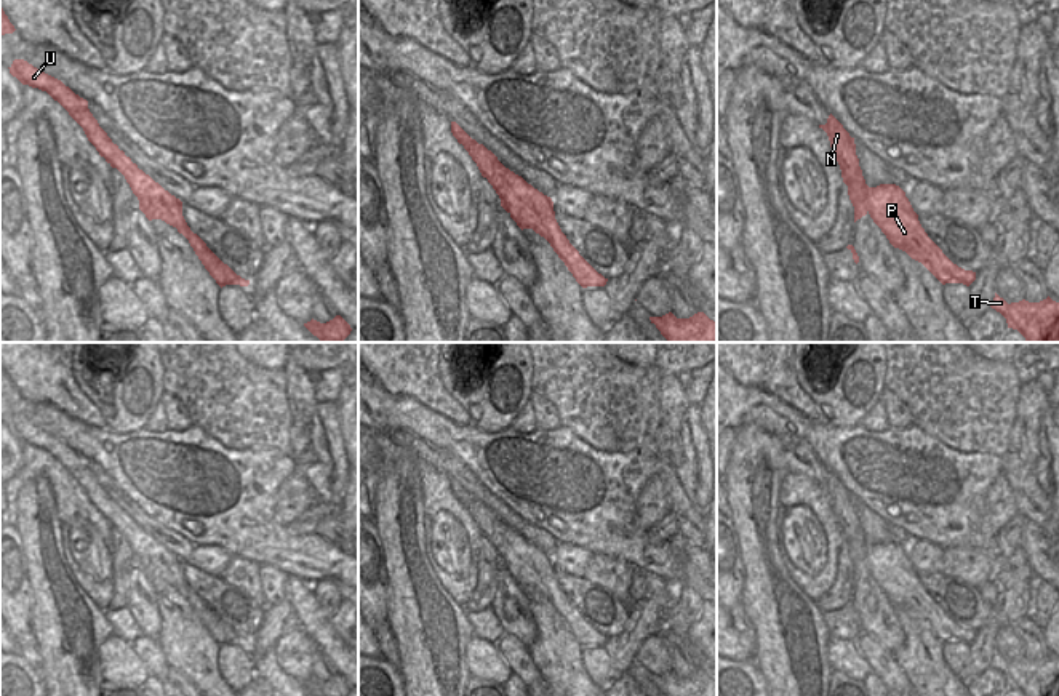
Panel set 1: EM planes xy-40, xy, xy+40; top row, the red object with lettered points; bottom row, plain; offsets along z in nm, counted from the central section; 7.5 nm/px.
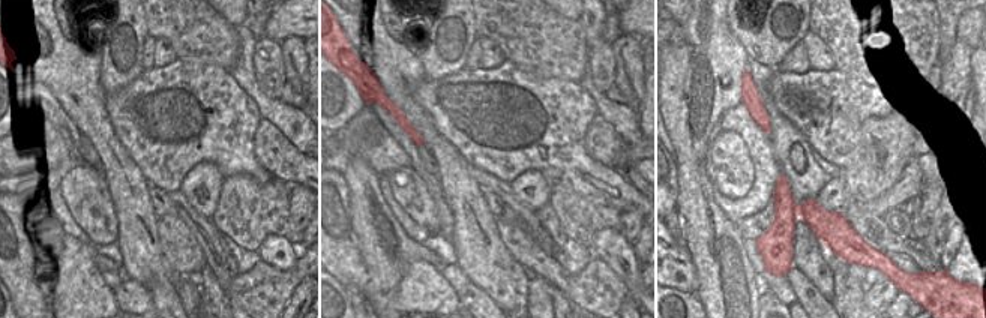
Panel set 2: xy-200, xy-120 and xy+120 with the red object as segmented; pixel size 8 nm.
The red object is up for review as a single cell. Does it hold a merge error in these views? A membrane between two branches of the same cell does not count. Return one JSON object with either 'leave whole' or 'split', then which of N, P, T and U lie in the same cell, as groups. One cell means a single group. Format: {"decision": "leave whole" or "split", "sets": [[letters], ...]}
{"decision": "split", "sets": [["N"], ["P", "T", "U"]]}

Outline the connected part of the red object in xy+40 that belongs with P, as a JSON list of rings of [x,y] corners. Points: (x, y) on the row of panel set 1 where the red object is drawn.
[[[880,184],[867,189],[869,214],[894,248],[921,262],[942,285],[963,283],[969,286],[976,272],[953,264],[928,237],[905,192],[896,184]]]

